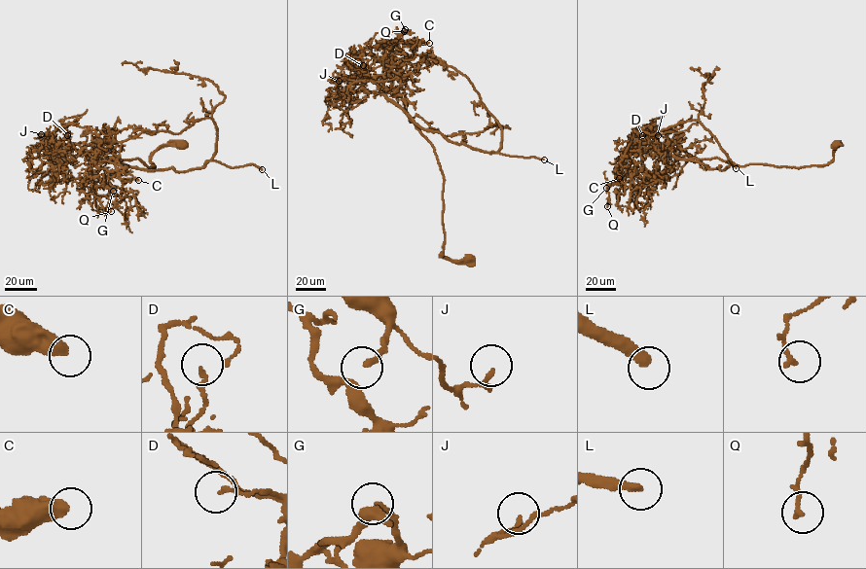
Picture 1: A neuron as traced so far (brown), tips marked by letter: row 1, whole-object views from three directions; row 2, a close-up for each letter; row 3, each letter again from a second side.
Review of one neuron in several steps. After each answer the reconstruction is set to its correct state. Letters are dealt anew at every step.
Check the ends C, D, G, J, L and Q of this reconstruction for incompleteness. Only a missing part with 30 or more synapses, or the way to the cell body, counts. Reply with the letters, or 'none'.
L

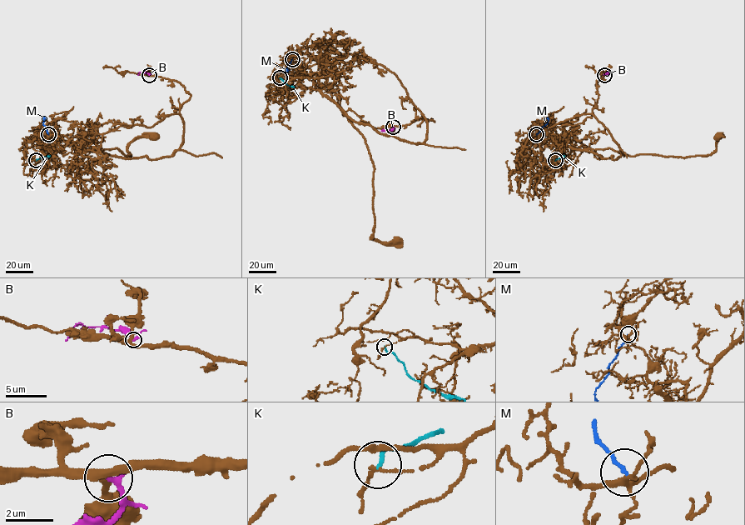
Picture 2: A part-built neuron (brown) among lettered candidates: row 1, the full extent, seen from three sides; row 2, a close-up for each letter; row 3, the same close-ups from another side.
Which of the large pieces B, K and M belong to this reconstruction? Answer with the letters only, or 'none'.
none

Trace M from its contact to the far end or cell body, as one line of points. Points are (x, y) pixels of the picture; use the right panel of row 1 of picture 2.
M: (536, 134), (547, 122), (548, 117)

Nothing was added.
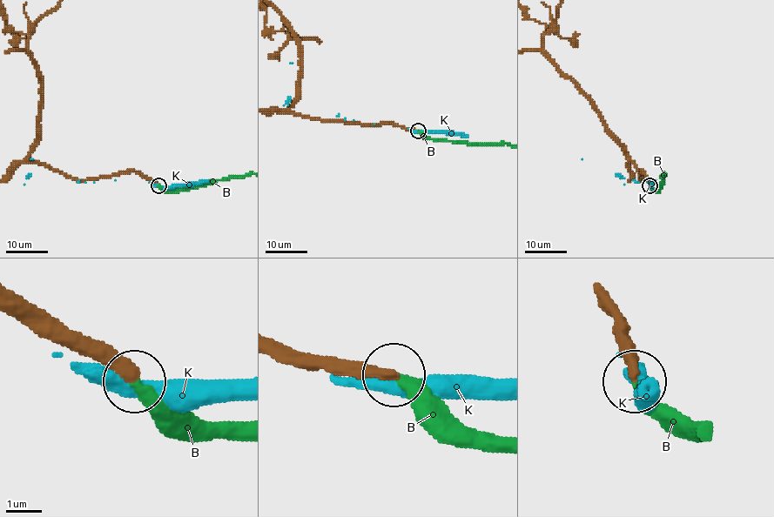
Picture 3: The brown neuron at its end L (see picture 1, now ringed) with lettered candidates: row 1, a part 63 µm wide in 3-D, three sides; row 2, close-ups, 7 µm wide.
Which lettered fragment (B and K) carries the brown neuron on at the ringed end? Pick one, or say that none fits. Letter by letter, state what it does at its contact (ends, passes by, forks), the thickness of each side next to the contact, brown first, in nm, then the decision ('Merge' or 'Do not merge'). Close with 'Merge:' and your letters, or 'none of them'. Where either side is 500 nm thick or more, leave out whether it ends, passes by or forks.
B: It ends there. Thickness 360 nm (brown) against 320 nm. Merge
K: Thickness 480 nm (brown) against 600 nm. Do not merge
Merge: B

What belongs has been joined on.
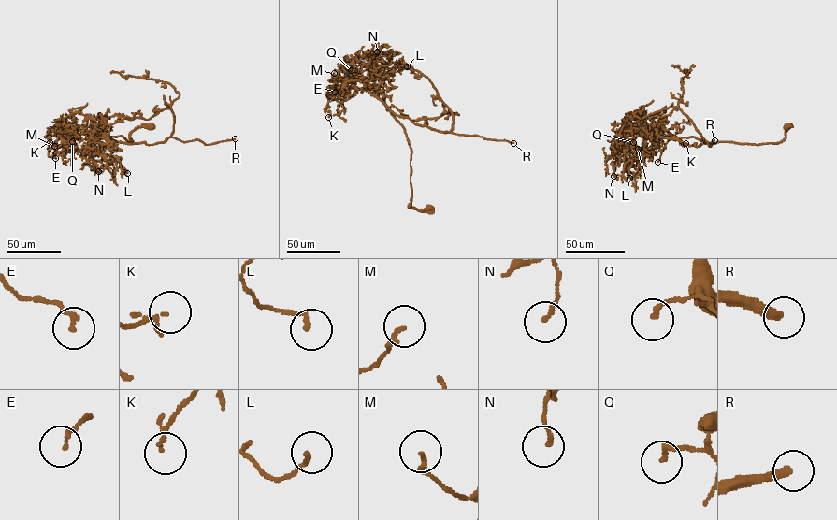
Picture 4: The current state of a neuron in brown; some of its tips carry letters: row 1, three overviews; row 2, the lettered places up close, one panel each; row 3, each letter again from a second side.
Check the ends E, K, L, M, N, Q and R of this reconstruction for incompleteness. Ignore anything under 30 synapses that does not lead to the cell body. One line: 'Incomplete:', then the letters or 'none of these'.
Incomplete: R

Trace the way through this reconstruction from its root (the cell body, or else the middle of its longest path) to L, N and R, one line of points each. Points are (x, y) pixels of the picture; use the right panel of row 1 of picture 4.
L: (786, 126), (780, 142), (757, 145), (656, 136), (642, 156), (629, 160), (629, 178)
N: (786, 126), (780, 142), (757, 145), (656, 136), (640, 152), (617, 142), (613, 176)
R: (786, 126), (780, 142), (757, 145), (671, 137), (696, 146), (702, 137), (710, 146), (714, 140)

